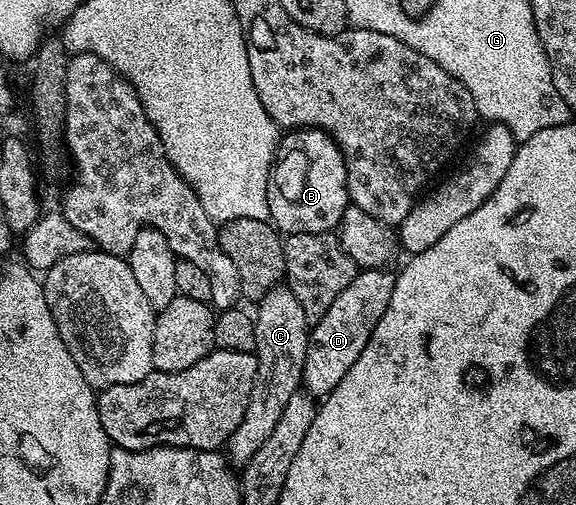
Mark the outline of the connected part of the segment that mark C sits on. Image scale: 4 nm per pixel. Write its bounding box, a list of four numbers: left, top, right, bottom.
[225,285,309,465]

